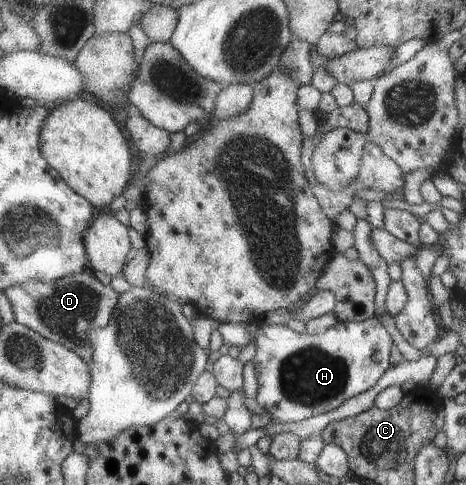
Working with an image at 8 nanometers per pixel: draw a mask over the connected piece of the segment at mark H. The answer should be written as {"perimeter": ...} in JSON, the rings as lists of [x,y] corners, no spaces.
{"perimeter":[[[377,317],[360,322],[337,321],[335,325],[319,334],[310,334],[306,331],[298,333],[288,328],[287,324],[270,325],[265,321],[257,326],[253,334],[244,324],[237,322],[223,322],[218,330],[228,347],[244,347],[248,344],[256,347],[257,353],[252,359],[256,364],[259,381],[255,400],[278,423],[300,422],[306,418],[330,412],[342,406],[352,396],[370,390],[392,366],[390,354],[392,354],[394,340]]]}

